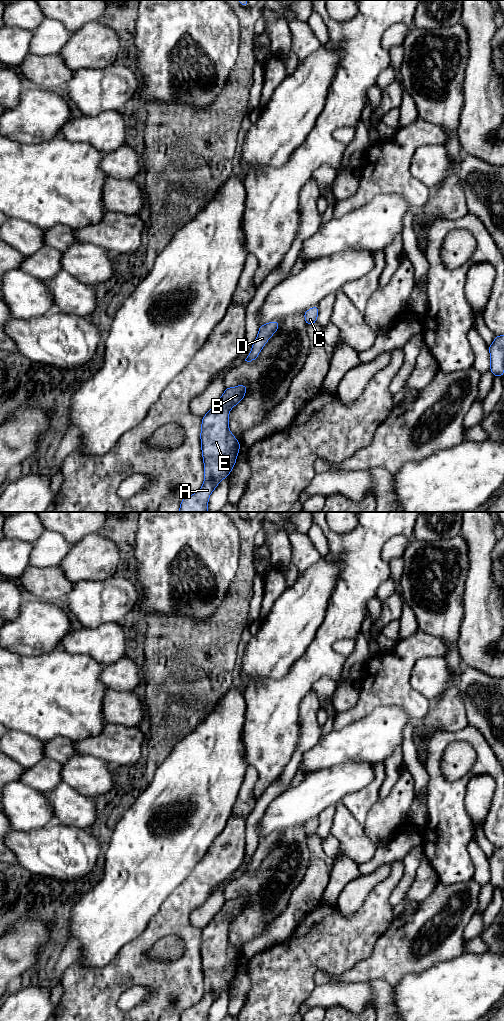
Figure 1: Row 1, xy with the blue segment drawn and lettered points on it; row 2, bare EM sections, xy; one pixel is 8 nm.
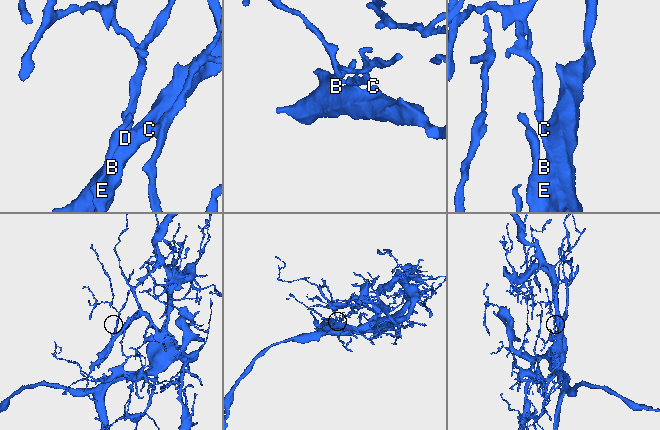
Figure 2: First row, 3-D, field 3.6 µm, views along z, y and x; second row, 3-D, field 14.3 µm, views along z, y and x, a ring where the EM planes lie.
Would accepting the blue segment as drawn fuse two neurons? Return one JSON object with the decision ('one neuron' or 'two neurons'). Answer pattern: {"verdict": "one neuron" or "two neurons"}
{"verdict": "one neuron"}

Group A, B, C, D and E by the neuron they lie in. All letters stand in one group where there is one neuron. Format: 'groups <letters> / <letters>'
groups A B C D E

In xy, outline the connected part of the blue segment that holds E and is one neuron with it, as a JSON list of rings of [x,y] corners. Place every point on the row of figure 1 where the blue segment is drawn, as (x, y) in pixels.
[[[244,384],[227,387],[202,417],[200,440],[204,481],[197,492],[180,501],[179,512],[208,512],[210,495],[236,465],[241,445],[230,431],[229,413],[243,400],[246,392]]]

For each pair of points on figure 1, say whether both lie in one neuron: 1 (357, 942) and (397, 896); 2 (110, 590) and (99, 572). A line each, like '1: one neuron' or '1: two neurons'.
1: two neurons
2: two neurons

